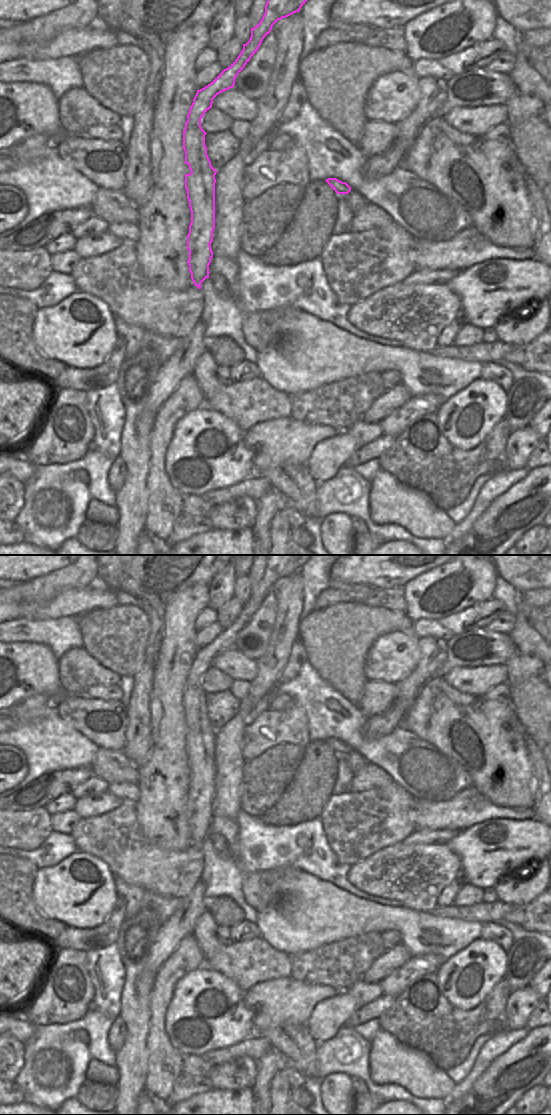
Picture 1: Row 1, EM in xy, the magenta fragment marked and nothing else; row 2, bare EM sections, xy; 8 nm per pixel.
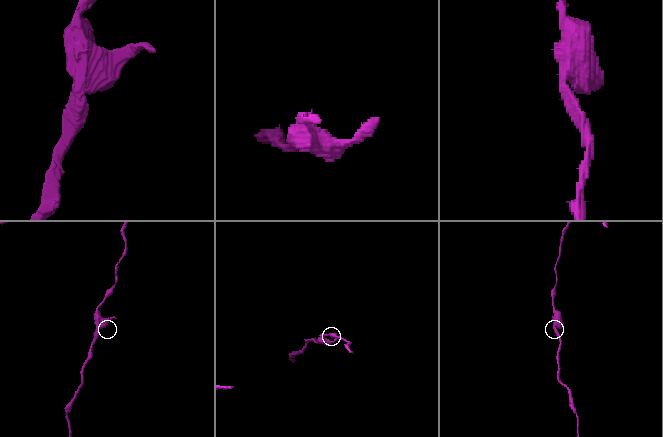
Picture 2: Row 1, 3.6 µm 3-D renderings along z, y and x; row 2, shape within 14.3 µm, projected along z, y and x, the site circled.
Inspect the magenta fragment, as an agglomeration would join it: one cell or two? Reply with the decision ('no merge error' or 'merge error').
merge error

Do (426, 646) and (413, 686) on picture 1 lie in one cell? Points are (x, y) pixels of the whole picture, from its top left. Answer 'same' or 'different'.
same

